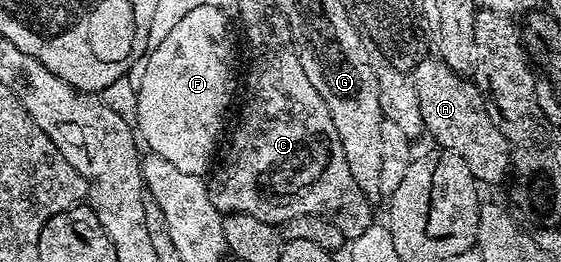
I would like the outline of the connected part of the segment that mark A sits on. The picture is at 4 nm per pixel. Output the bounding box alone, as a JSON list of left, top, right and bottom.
[413,57,511,184]

